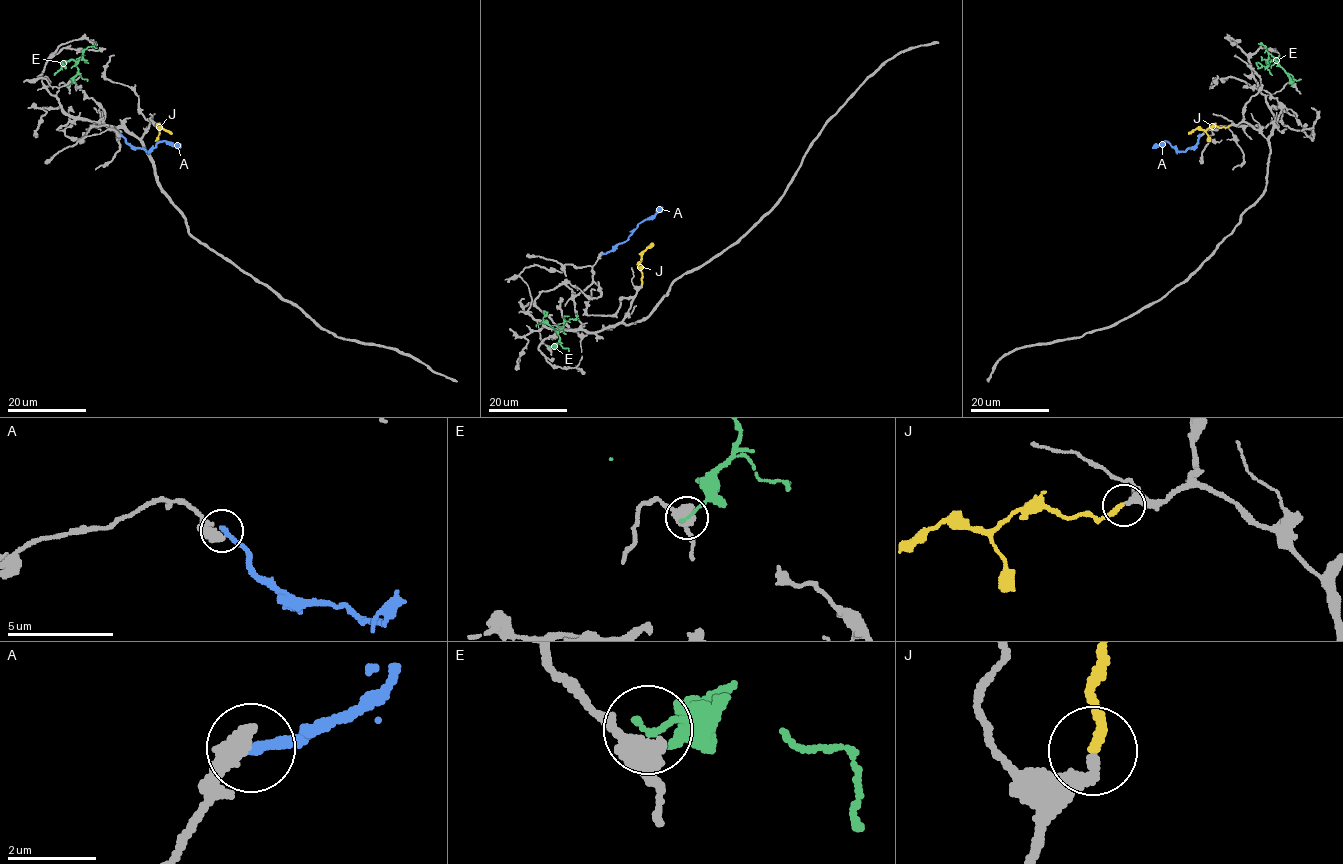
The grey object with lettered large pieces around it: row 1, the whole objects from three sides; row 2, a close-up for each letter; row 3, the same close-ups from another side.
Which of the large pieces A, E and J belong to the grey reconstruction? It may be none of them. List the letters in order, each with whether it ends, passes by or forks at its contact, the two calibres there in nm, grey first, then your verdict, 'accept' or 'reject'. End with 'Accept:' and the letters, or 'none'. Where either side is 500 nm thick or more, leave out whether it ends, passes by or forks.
A: 500 nm thick on the grey side, 240 nm on the other; reject
E: it ends there; 480 nm thick on the grey side, 130 nm on the other; reject
J: it ends there; 280 nm thick on the grey side, 200 nm on the other; accept
Accept: J

